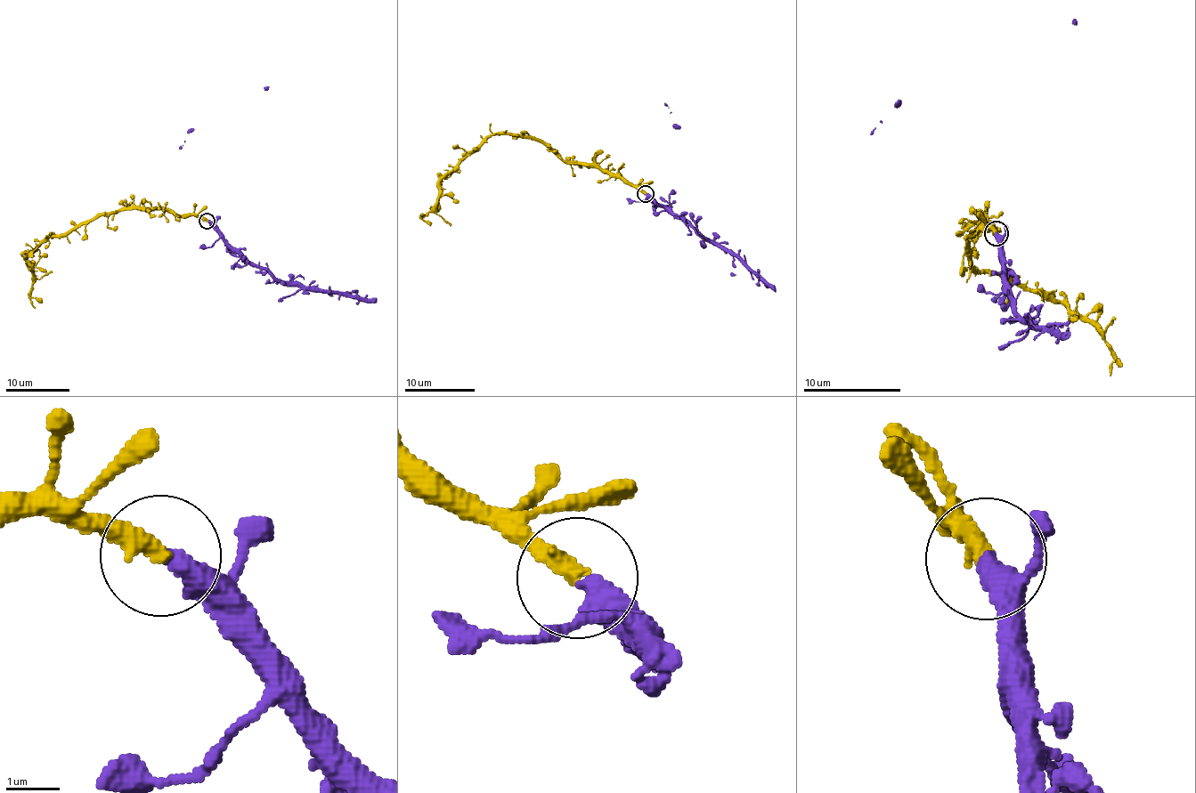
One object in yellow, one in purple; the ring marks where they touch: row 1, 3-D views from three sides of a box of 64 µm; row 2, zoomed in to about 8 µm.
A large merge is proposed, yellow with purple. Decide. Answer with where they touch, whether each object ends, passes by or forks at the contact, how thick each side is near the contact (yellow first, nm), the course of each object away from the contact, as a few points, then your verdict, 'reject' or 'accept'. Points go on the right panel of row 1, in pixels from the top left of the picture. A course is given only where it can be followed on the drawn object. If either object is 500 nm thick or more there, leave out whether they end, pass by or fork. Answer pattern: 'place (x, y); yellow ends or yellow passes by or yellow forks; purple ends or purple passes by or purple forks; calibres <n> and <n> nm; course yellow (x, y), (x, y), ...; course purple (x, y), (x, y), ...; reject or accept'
place (996, 233); yellow ends; purple ends; calibres 360 and 400 nm; course yellow (996, 232), (983, 220), (988, 223), (969, 246), (973, 268), (1045, 290), (1090, 324), (1121, 367); course purple (995, 232), (1001, 249), (1000, 279), (1010, 292), (1010, 303), (1020, 318), (1033, 326), (1064, 335), (1070, 331); accept

